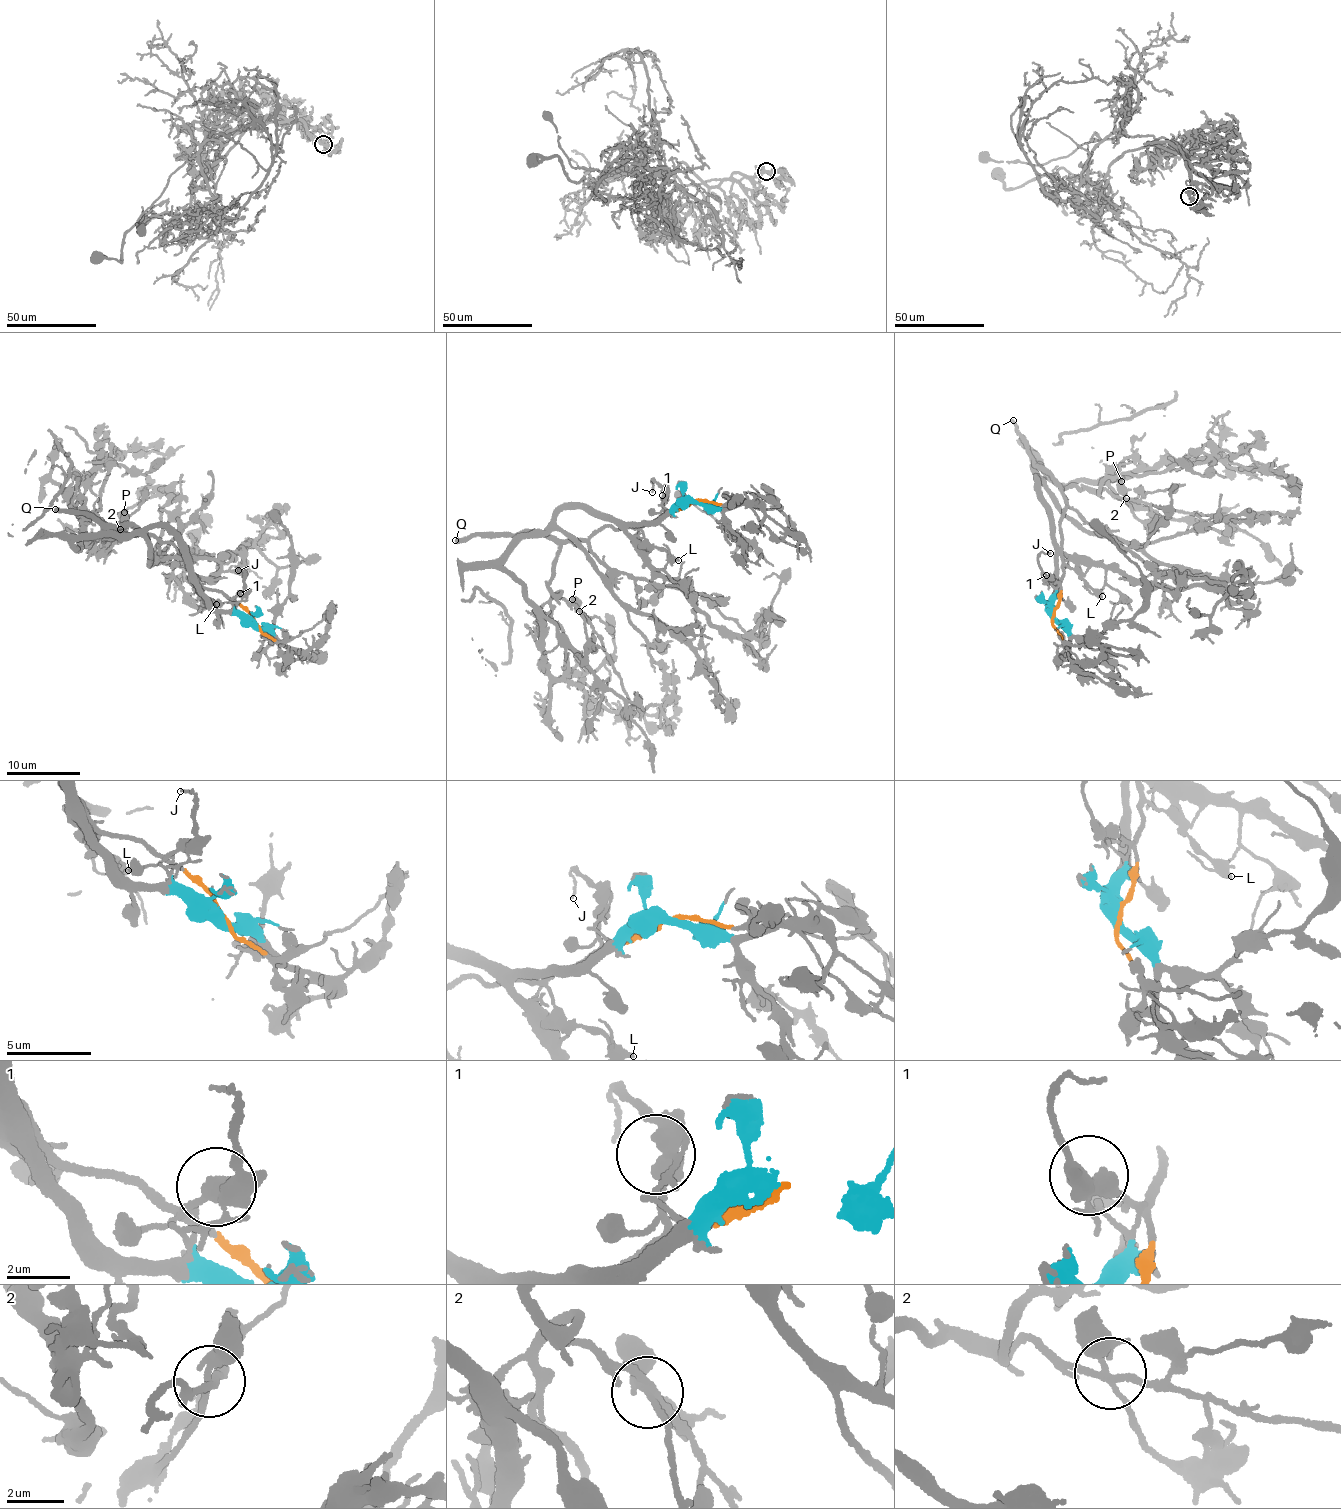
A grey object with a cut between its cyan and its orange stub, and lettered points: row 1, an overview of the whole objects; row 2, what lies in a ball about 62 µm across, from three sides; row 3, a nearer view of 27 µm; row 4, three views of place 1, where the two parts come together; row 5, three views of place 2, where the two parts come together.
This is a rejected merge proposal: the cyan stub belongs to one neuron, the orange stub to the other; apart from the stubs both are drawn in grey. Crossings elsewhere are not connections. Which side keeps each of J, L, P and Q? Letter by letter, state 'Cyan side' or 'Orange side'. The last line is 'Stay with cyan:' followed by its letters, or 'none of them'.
J: Orange side
L: Orange side
P: Cyan side
Q: Orange side
Stay with cyan: P

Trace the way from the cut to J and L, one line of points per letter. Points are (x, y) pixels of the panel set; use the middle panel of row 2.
J: (694, 501), (667, 512), (661, 487), (652, 482), (652, 492)
L: (694, 501), (643, 528), (646, 540), (653, 546), (662, 546), (679, 561)

